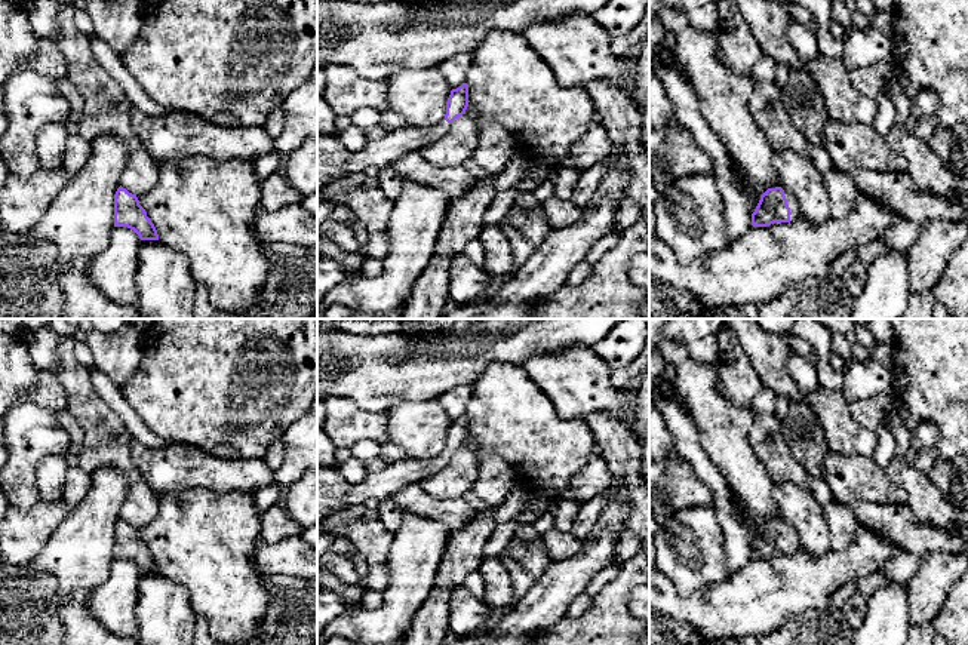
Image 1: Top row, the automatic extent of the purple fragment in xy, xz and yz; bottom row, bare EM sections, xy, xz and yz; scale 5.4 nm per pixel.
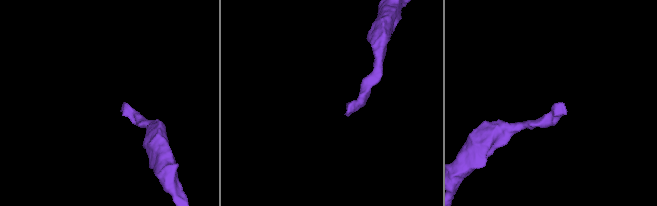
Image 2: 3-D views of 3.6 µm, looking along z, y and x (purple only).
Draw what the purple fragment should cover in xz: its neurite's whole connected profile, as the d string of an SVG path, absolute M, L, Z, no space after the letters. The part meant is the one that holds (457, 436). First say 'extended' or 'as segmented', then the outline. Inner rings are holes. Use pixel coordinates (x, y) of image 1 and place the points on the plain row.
extended | M463 415L460 420L451 423L445 451L437 457L428 460L403 458L388 464L382 470L368 473L360 483L348 485L345 503L348 506L356 506L365 504L369 498L378 498L379 501L393 498L403 486L420 483L421 479L446 467L451 455L465 446L468 434L468 417Z

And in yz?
extended | M781 519L768 520L752 546L753 559L766 559L774 555L793 555L799 552L795 529Z

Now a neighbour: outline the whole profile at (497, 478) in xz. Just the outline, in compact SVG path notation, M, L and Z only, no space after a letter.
M470 434L465 446L479 458L479 477L474 482L473 492L488 506L494 509L501 507L510 491L519 483L513 466L500 455L485 449Z

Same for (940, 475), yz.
M952 460L937 461L929 473L932 483L944 494L949 494L952 482Z

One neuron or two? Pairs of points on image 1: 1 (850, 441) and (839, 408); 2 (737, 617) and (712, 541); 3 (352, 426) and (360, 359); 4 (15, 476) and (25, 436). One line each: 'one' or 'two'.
1: one
2: two
3: two
4: one

